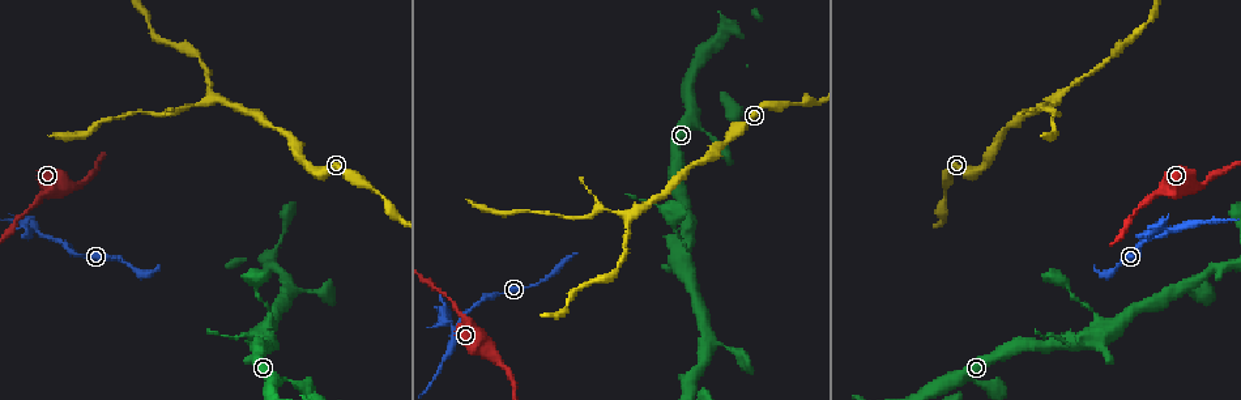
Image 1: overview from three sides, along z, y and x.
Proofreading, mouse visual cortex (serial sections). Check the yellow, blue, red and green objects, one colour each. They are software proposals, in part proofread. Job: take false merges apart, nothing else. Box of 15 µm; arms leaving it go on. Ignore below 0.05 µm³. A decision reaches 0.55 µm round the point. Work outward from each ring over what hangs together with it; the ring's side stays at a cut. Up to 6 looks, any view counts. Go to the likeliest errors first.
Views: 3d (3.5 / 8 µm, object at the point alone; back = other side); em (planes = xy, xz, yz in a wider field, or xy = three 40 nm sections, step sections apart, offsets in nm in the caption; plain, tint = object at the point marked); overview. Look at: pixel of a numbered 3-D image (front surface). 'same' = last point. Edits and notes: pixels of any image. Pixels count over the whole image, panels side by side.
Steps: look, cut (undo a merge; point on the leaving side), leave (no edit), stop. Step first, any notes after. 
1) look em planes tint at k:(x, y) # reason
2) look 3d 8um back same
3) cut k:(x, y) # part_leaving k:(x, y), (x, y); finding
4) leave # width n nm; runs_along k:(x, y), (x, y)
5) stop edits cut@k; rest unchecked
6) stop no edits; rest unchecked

look 3d 3.5um at 1:(38, 231) # branch point

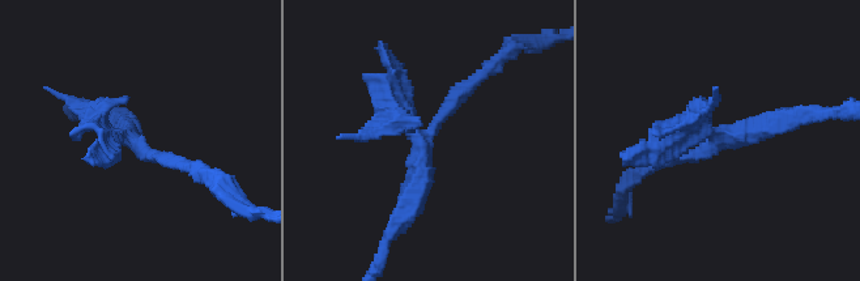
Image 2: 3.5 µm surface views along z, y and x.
look em xy step 1 tint at 2:(720, 141)

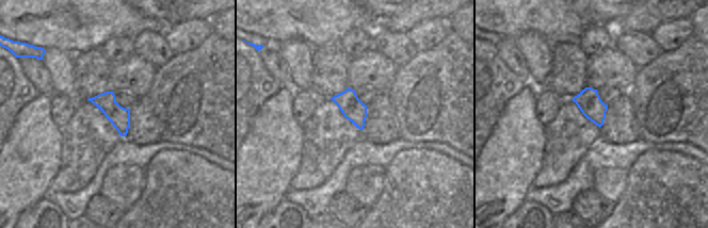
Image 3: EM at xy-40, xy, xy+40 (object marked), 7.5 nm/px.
cut 2:(692, 118) # part_leaving 2:(711, 135), (620, 156); two cells meet here

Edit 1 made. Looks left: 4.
look 3d 3.5um at 1:(191, 103) # narrows sharply

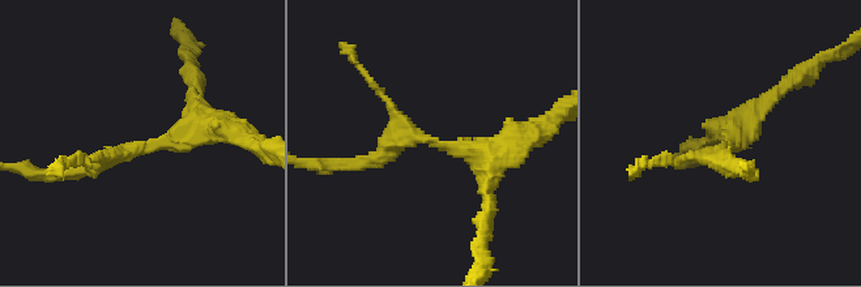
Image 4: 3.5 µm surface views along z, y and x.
look em xy step 5 tint at 4:(138, 142) # now the EM

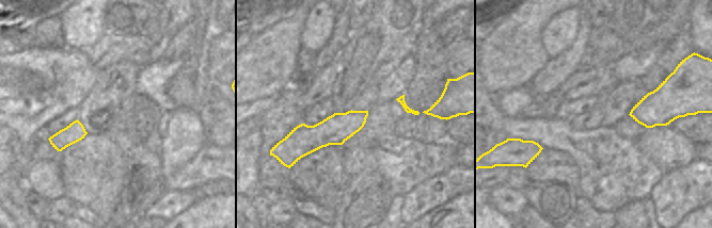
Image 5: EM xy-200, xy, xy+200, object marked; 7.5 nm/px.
leave # runs_along 5:(365, 113), (317, 136), (289, 139); continuous, no second cell

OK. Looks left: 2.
look 3d 3.5um at 1:(1072, 344) # arms part here

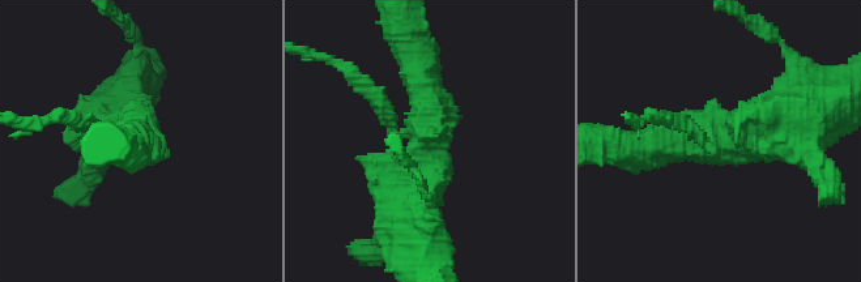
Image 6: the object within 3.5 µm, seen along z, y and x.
look em xy step 5 tint at 6:(710, 142)

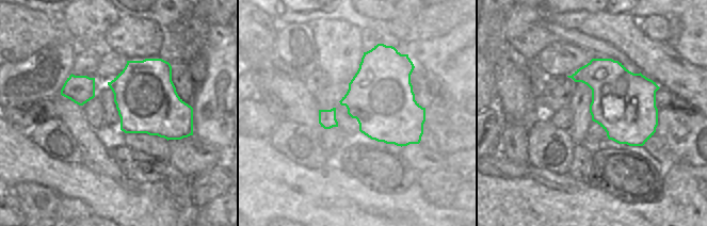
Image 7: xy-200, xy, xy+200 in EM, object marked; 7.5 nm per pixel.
cut 6:(374, 93) # part_leaving 6:(405, 133), (361, 80), (320, 56); two cells meet here

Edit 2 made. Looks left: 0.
stop edits cut@2, cut@6; rest unchecked

